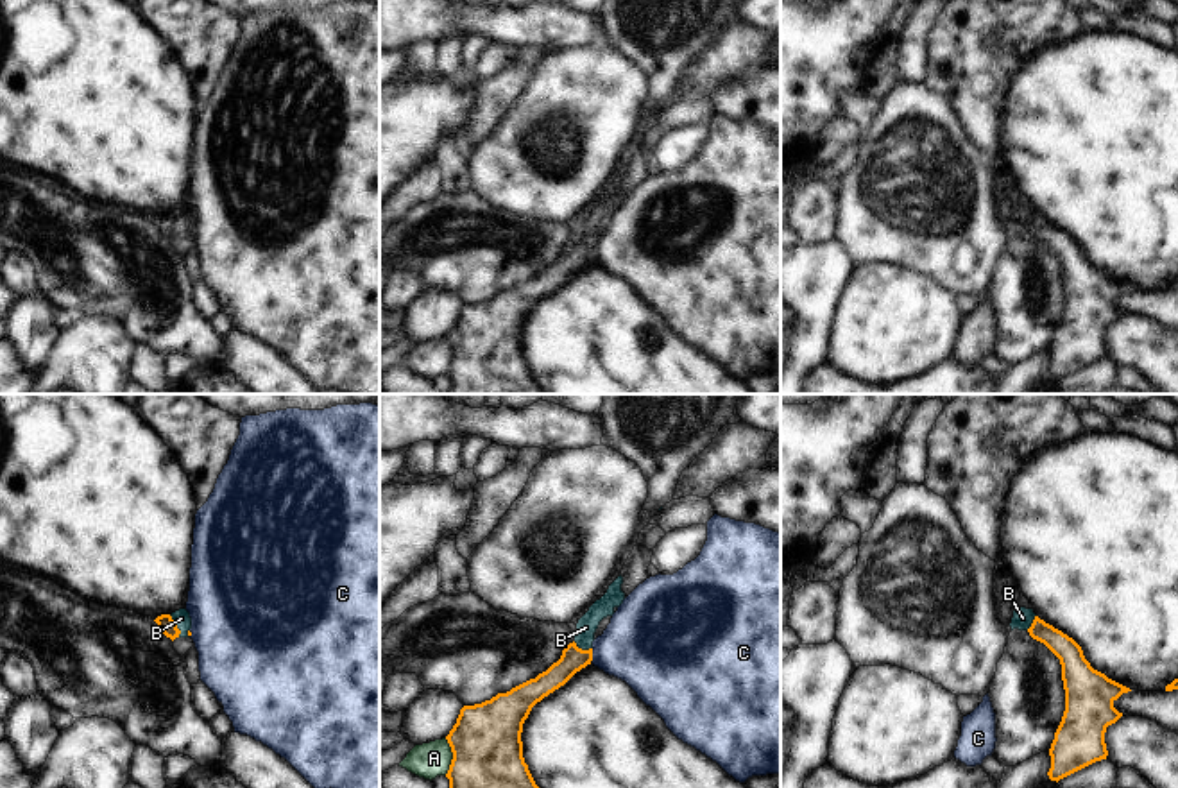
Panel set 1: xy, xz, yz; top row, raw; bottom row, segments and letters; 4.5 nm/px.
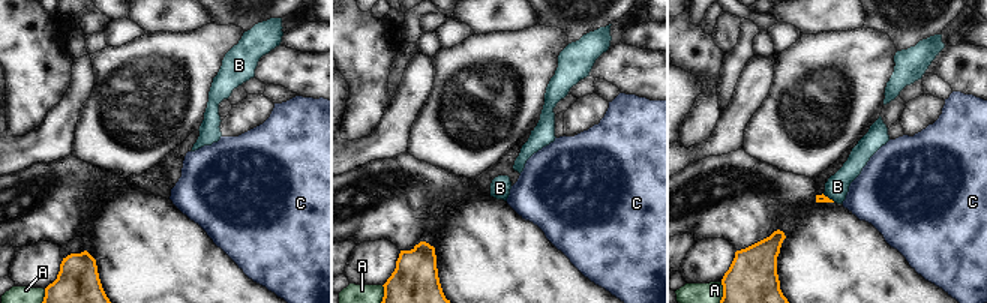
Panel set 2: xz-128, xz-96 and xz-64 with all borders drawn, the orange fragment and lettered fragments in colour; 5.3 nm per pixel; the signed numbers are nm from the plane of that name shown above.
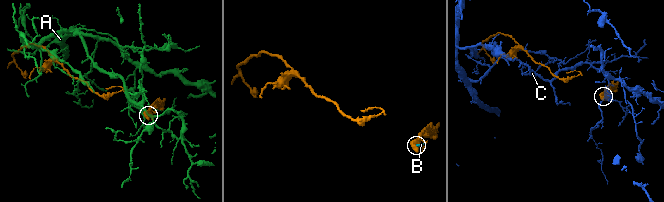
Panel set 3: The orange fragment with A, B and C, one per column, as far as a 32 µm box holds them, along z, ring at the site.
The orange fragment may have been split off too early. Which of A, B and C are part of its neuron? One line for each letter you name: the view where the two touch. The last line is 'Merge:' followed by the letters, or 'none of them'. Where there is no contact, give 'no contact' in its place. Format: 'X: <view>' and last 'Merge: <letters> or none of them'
B: xy
Merge: B

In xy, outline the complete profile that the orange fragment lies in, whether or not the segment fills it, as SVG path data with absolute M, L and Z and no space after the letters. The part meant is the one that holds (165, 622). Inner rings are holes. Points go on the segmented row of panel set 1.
M179 609L175 612L172 612L172 614L161 614L154 621L161 629L161 632L166 638L170 638L172 641L175 638L188 638L188 636L192 636L192 632L190 632L192 618L190 618L190 612L186 609Z

